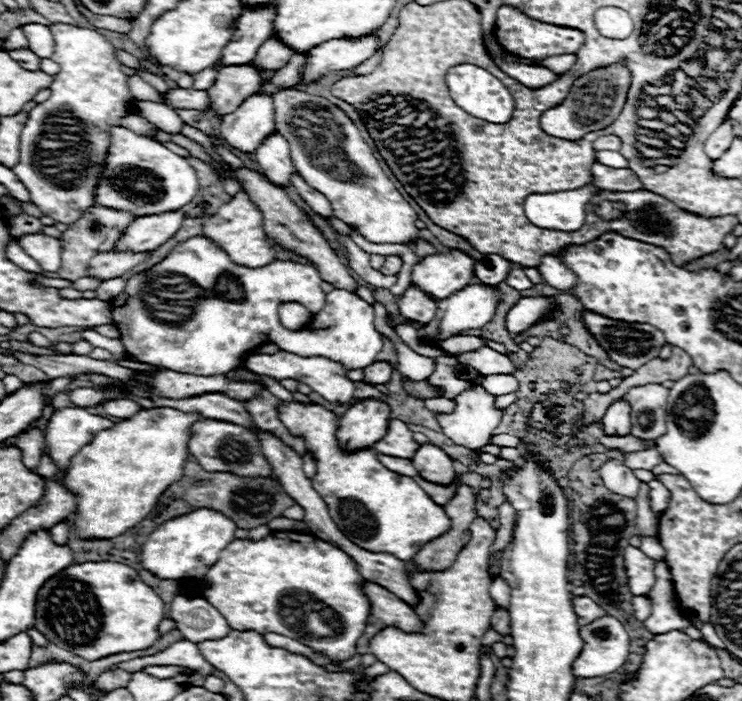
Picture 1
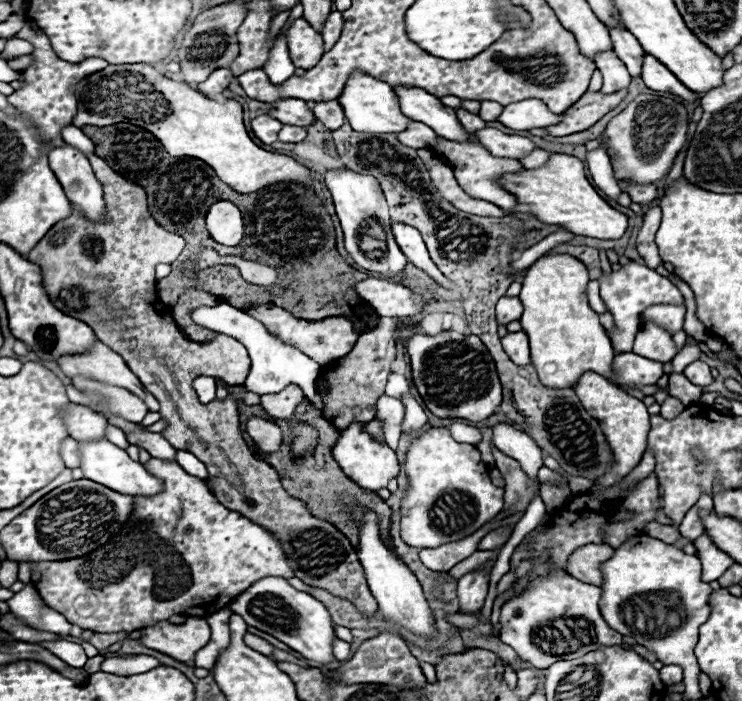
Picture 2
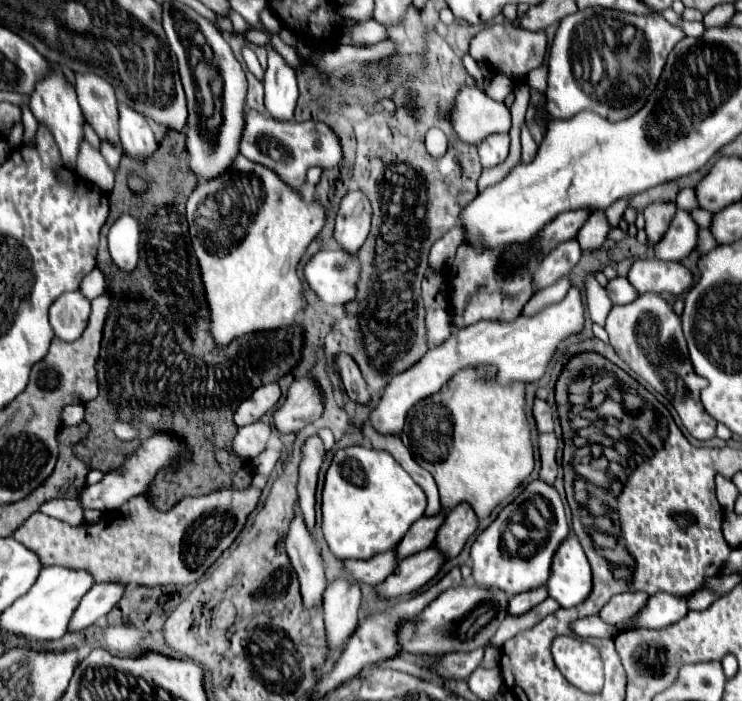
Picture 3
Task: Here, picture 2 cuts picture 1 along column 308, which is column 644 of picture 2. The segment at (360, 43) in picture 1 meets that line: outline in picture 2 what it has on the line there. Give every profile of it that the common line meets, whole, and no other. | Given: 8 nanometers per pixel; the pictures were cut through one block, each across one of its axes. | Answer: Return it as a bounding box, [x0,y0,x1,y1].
[642,54,696,102]

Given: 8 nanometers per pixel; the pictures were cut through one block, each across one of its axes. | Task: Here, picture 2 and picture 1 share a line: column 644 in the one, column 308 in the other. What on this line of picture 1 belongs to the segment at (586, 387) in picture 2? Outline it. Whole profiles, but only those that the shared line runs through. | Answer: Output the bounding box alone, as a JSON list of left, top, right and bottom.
[280,402,450,562]

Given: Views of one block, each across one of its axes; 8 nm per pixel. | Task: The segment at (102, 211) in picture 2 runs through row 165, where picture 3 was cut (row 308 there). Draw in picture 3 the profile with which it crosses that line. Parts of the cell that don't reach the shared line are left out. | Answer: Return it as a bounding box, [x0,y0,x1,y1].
[50,290,90,342]

